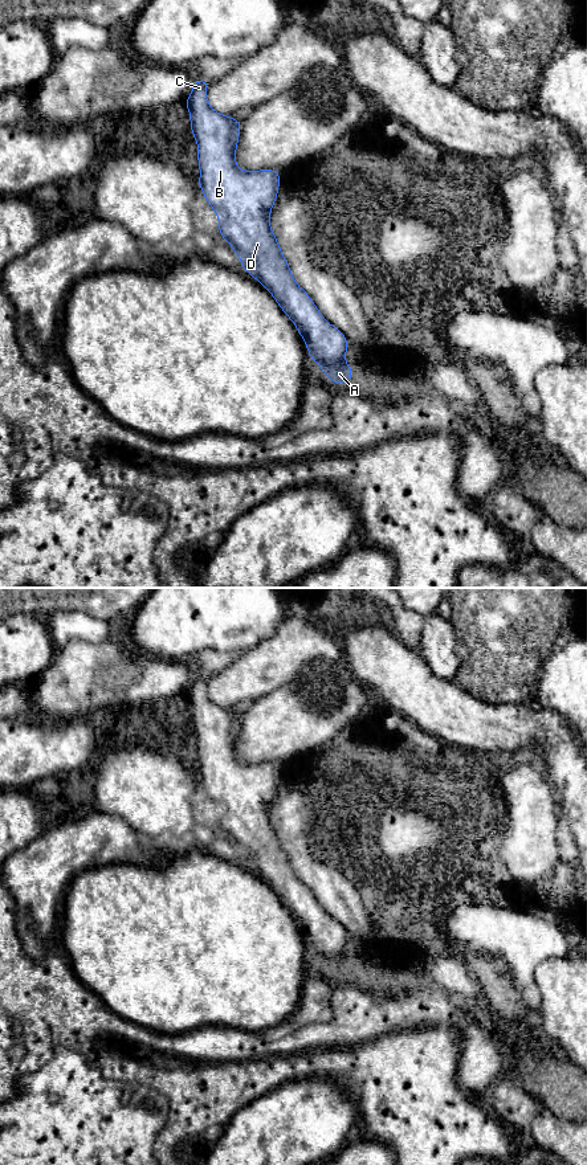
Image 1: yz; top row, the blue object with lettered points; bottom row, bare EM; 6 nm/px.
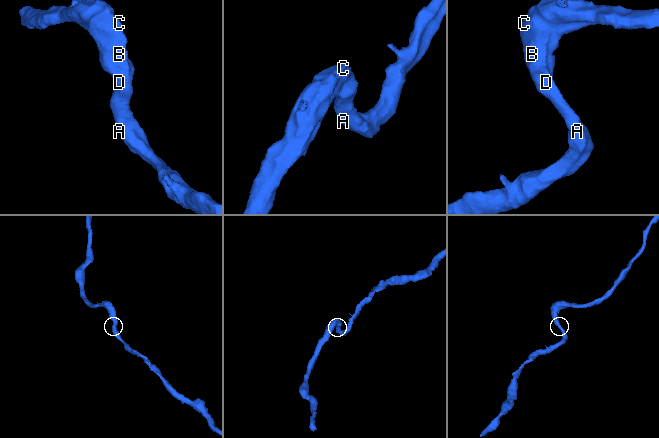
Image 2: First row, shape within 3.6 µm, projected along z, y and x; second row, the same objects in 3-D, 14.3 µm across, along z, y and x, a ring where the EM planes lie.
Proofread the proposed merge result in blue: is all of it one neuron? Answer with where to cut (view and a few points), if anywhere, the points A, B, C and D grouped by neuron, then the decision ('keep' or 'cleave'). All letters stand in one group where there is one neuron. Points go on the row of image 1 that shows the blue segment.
no cut | A B C D | keep

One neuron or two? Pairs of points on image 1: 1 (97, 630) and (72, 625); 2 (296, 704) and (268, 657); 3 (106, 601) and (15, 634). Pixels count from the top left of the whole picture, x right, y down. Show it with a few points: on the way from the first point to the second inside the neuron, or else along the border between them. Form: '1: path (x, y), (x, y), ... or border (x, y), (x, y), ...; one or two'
1: path (90, 629), (78, 625); one
2: border (292, 683), (276, 687), (257, 699); two
3: border (13, 614), (39, 614), (43, 617); two

